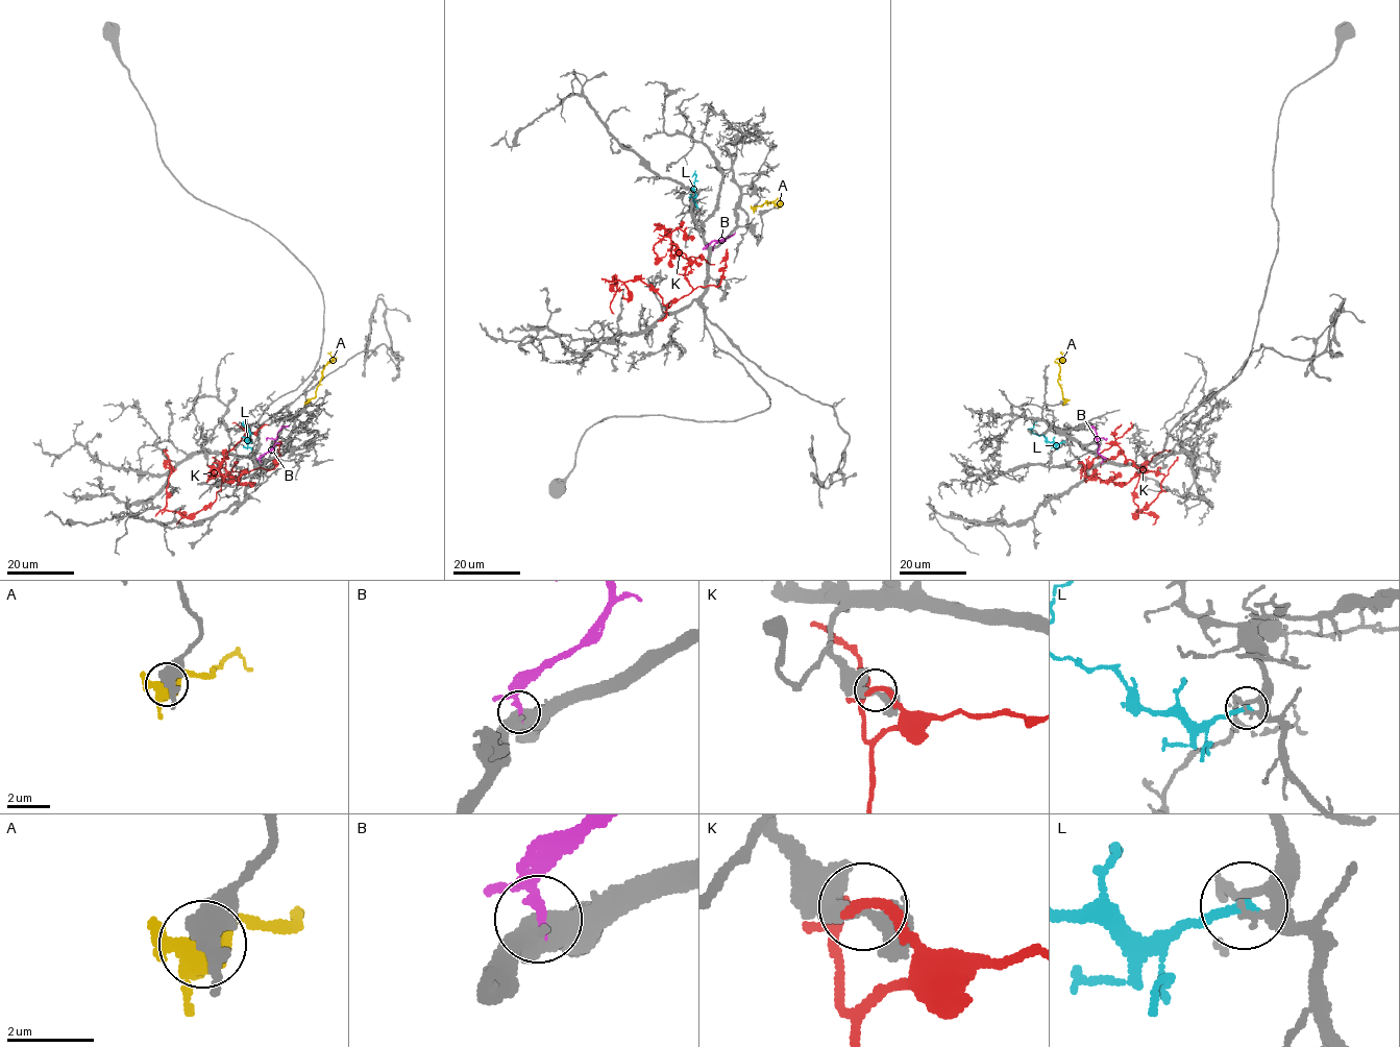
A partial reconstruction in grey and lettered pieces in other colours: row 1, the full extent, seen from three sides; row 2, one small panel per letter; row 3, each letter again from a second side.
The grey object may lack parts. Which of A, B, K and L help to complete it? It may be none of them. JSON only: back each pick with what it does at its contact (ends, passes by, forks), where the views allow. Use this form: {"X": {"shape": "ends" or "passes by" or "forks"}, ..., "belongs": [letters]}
{"L": {"shape": "ends"}, "belongs": ["L"]}

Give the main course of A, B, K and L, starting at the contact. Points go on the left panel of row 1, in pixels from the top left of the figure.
A: (308, 402), (315, 396), (324, 366), (333, 359), (330, 351)
B: (260, 461), (273, 445), (277, 433), (289, 425)
K: (222, 467), (246, 472), (241, 476), (239, 482), (242, 484), (226, 482), (220, 466), (242, 437), (268, 425)
L: (251, 441), (247, 443), (250, 433), (243, 421)

